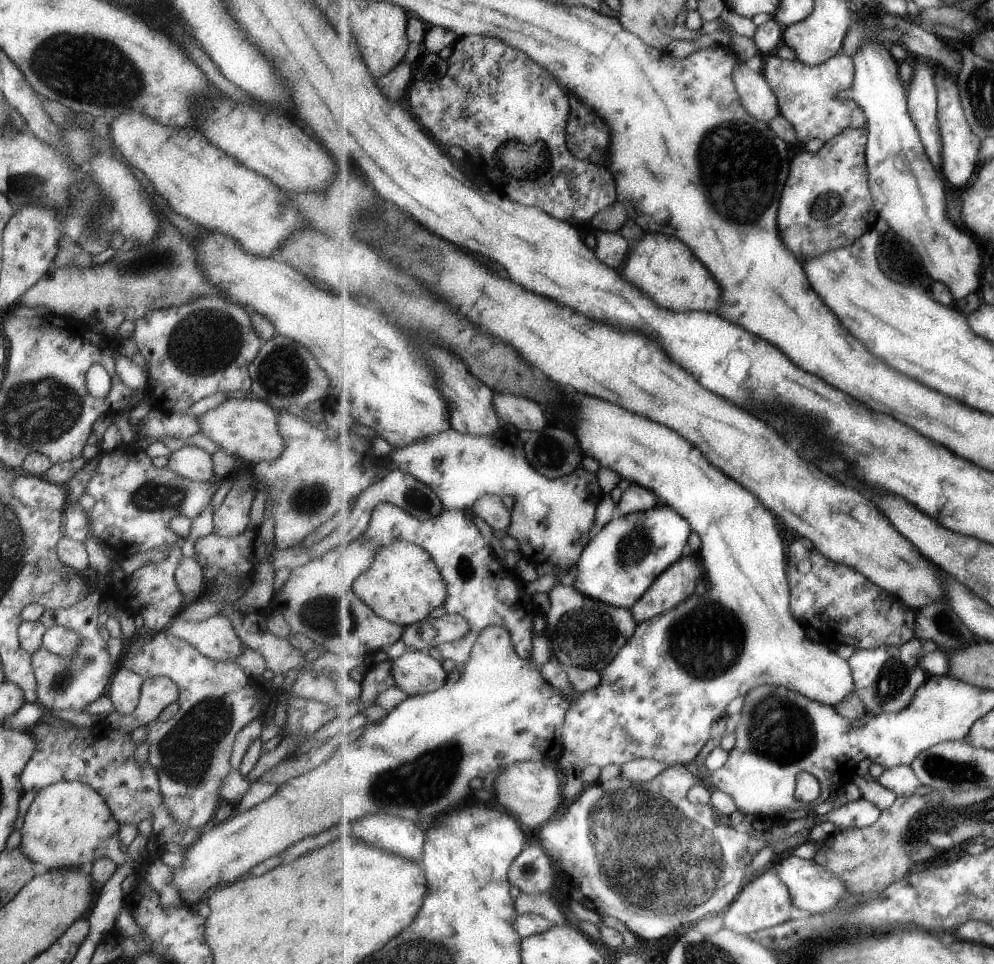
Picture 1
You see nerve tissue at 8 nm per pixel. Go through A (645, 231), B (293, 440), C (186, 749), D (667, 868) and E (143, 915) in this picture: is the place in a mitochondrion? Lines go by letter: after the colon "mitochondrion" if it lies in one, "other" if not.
A: other
B: other
C: mitochondrion
D: mitochondrion
E: other

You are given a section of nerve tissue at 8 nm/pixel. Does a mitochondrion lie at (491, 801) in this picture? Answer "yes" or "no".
no

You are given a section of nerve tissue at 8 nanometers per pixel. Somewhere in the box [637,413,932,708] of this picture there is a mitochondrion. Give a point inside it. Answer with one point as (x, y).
(703, 652)

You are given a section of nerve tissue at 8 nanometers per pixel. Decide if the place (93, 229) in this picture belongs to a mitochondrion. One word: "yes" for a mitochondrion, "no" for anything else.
yes

